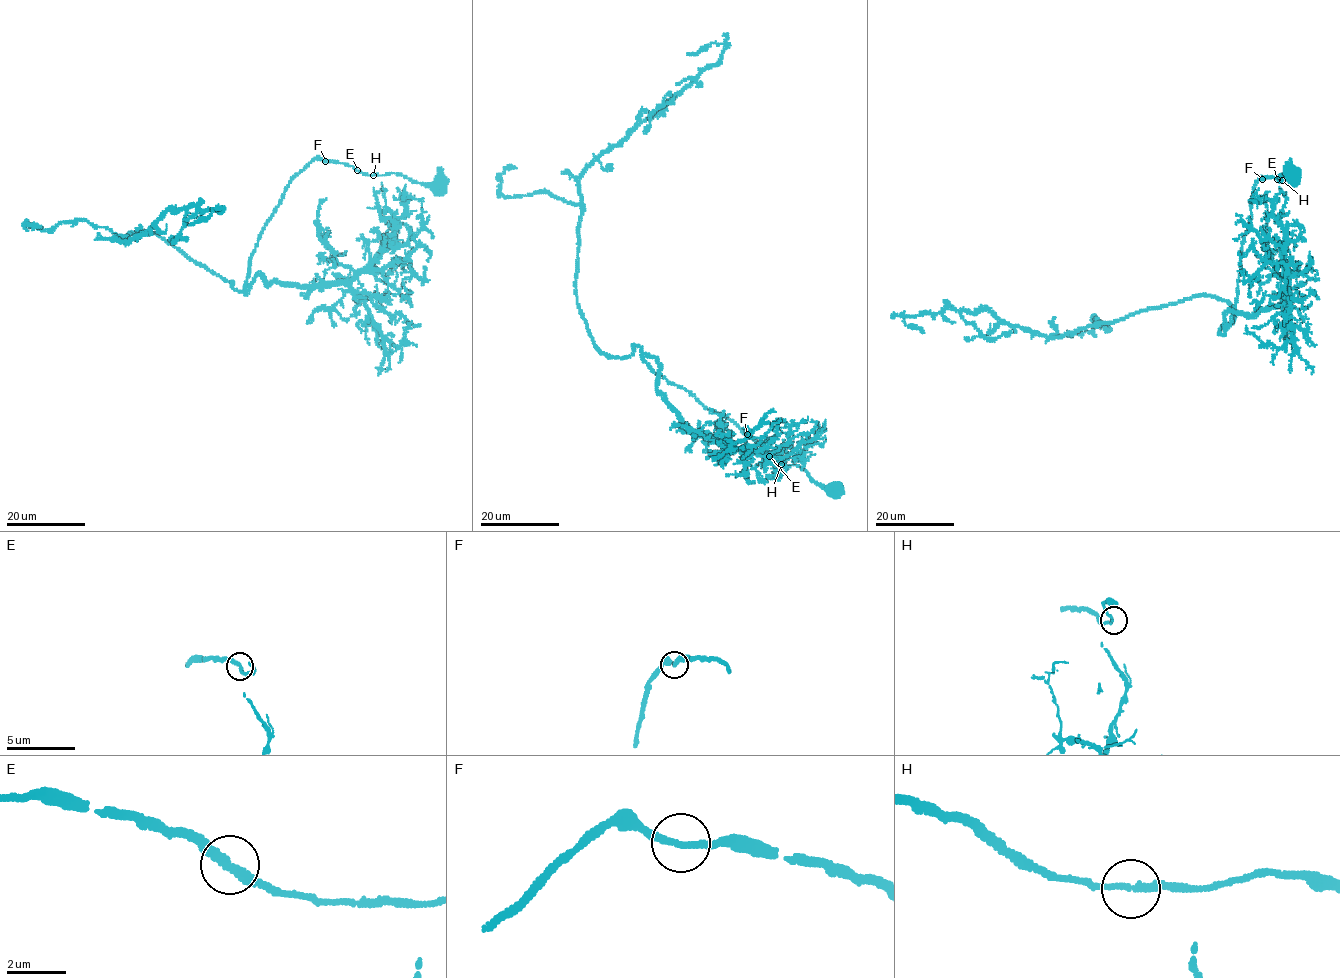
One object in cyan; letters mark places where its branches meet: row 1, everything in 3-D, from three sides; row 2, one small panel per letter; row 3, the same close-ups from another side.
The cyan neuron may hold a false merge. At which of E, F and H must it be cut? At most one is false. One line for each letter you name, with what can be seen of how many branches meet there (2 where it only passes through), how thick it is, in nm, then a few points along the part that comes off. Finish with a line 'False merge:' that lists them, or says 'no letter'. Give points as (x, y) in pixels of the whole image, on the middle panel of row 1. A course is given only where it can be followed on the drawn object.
False merge: no letter

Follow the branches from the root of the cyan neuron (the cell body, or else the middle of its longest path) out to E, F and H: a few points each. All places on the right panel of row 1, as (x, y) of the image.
E: (1292, 174), (1290, 177), (1294, 179), (1281, 175), (1282, 181), (1278, 179)
F: (1292, 174), (1290, 177), (1294, 179), (1280, 175), (1282, 180), (1279, 182), (1275, 177), (1262, 178)
H: (1292, 174), (1290, 177), (1294, 179), (1280, 175), (1282, 180)

